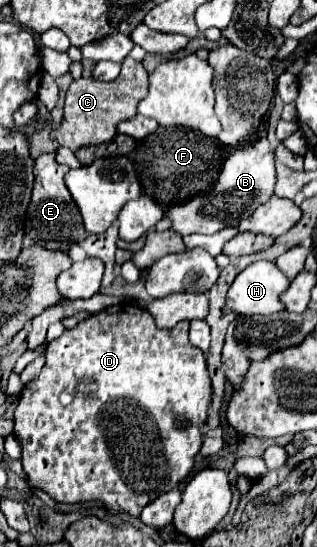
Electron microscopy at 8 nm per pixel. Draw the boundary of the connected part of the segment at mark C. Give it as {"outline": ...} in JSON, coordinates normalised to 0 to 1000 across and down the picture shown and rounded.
{"outline":[[[410,102],[391,106],[379,143],[353,150],[303,150],[290,143],[252,143],[221,154],[208,168],[208,190],[202,190],[202,219],[196,227],[164,238],[164,252],[189,263],[240,278],[259,267],[278,263],[322,263],[366,249],[372,227],[385,219],[404,219],[429,212],[435,186],[467,168],[467,132],[454,121]]]}

